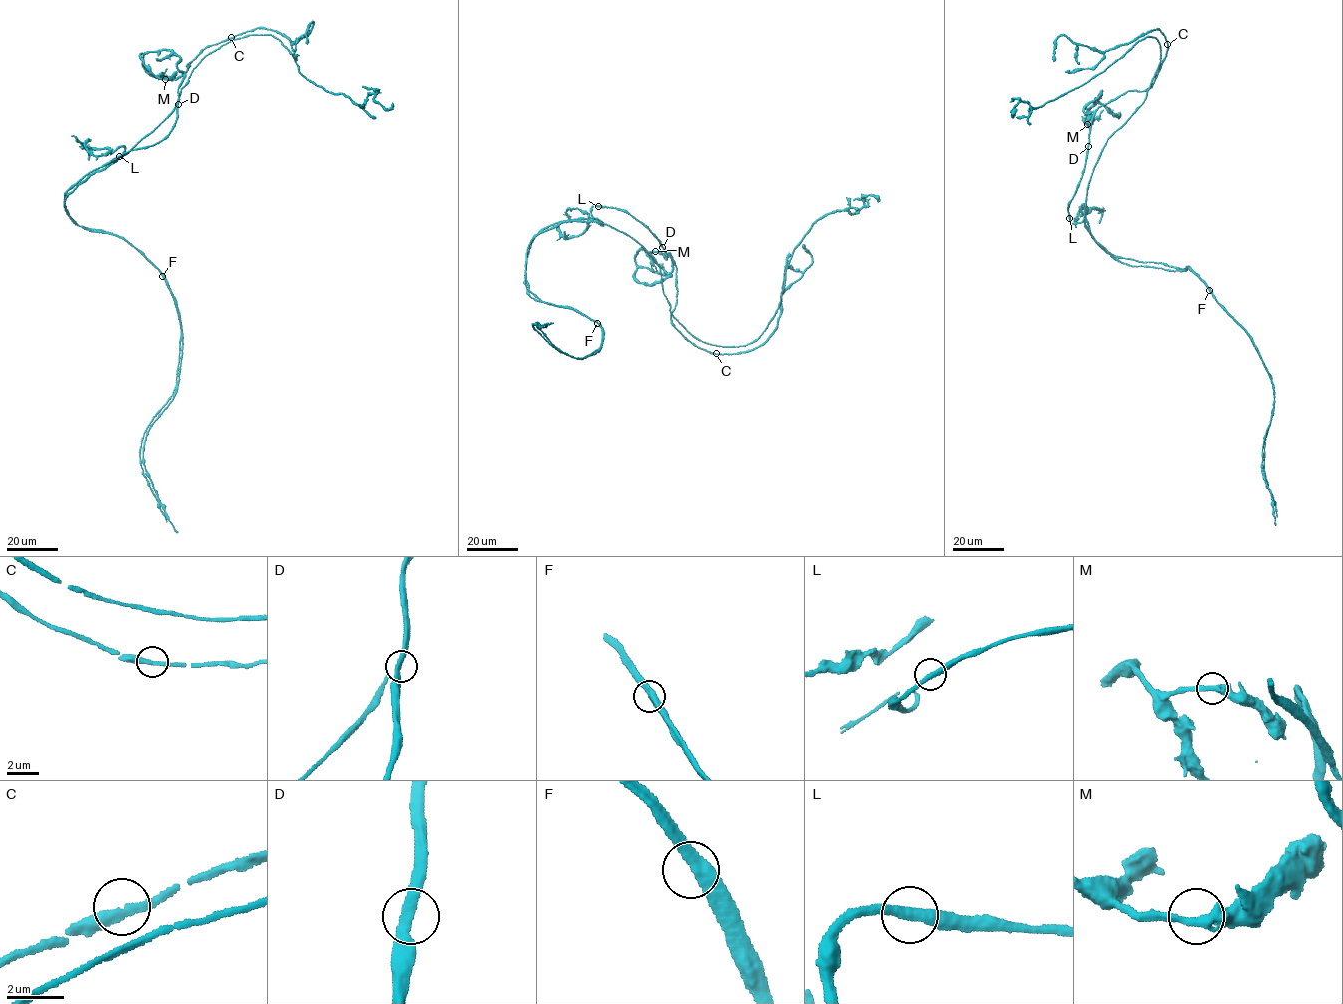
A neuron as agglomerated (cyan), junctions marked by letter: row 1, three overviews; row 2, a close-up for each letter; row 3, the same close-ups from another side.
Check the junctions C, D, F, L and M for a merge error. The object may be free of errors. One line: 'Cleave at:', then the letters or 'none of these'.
Cleave at: F

